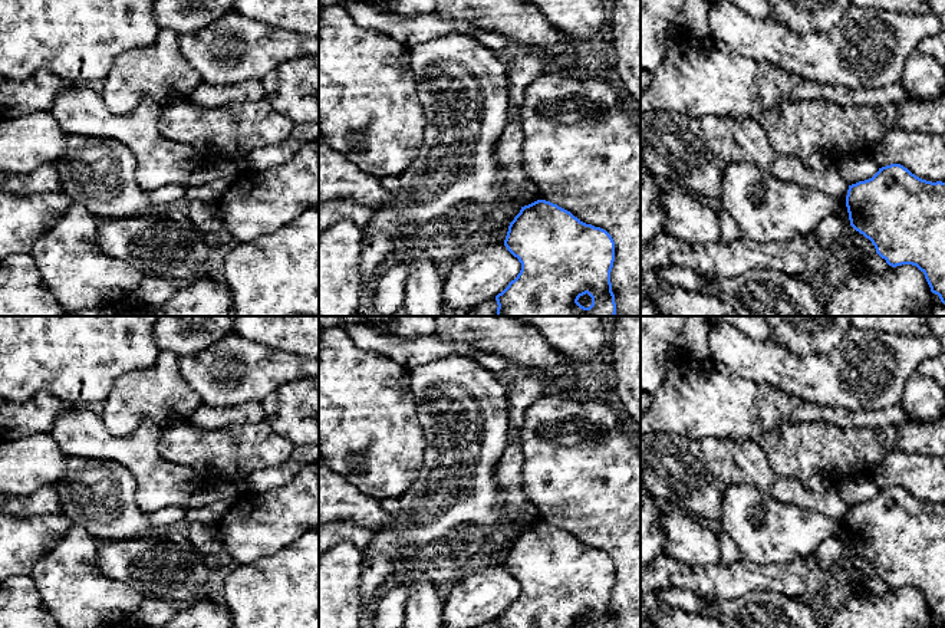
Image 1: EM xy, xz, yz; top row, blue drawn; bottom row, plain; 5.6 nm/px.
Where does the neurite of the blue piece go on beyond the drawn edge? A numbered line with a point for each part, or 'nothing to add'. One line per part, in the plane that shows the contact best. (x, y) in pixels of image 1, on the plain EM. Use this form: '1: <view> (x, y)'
nothing to add

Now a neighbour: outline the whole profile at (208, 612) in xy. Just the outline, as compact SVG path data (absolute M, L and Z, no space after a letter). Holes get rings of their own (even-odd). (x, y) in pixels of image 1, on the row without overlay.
M208 594L194 605L178 609L161 628L233 628L233 618L220 595Z

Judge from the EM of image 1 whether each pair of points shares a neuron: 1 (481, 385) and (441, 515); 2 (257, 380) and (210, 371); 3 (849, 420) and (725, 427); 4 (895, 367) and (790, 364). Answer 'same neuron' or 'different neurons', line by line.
1: same neuron
2: same neuron
3: same neuron
4: same neuron

